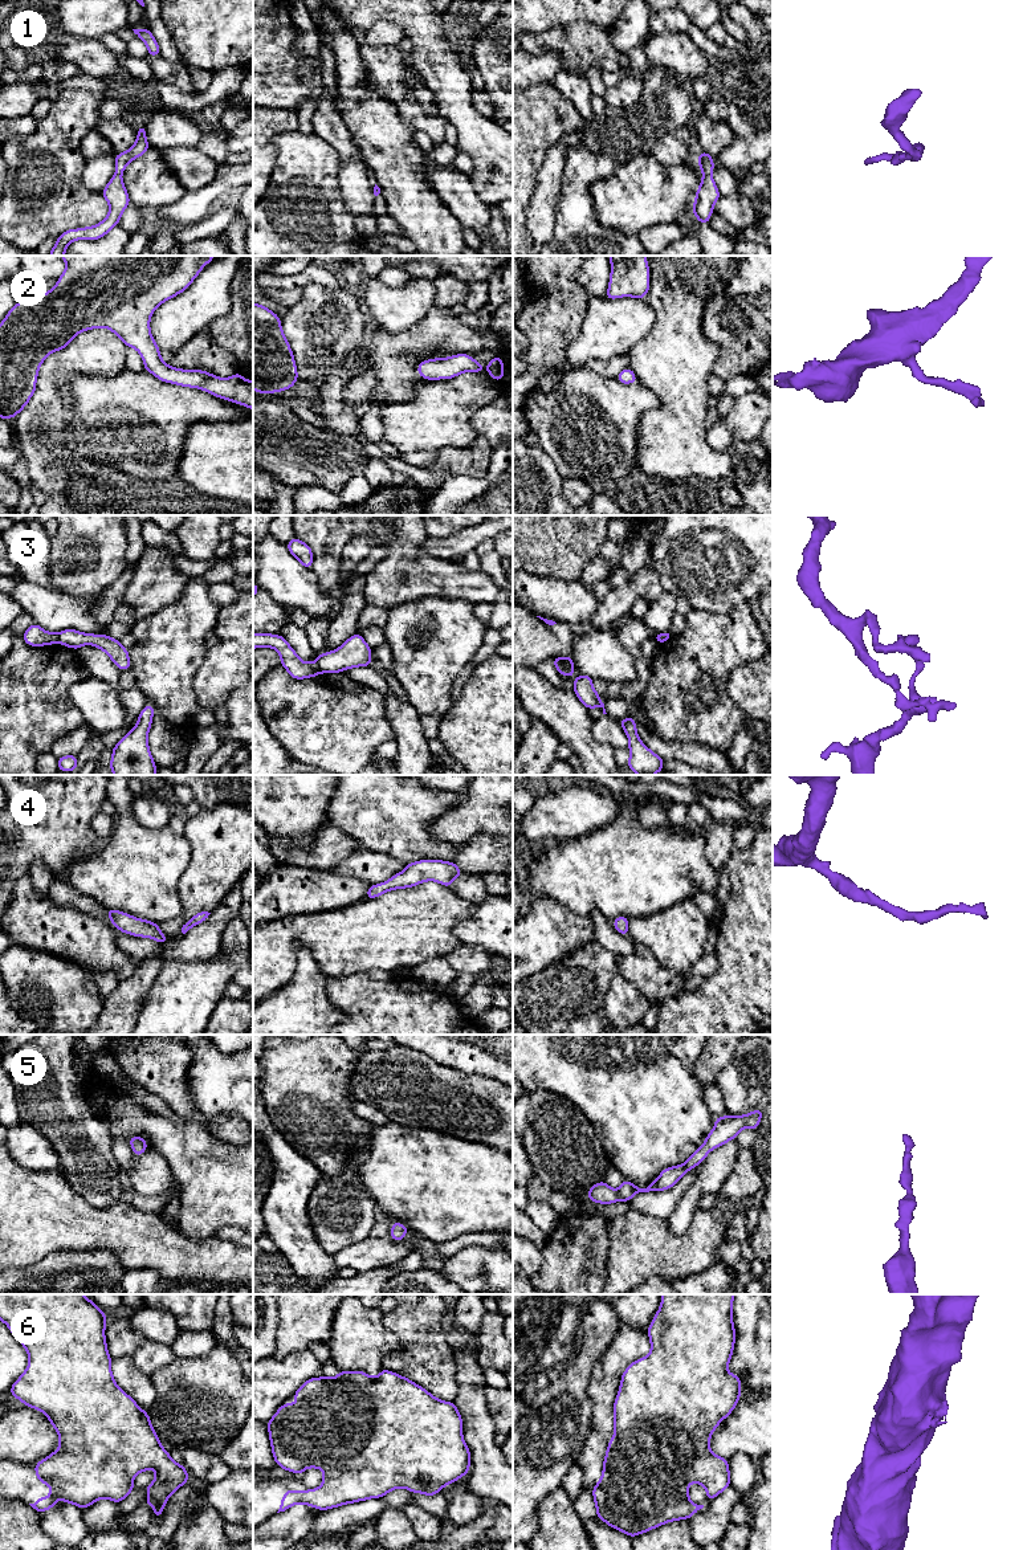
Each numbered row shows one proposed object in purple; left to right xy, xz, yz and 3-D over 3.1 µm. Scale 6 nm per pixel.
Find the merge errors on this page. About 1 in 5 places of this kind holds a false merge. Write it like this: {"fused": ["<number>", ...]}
{"fused": ["3"]}

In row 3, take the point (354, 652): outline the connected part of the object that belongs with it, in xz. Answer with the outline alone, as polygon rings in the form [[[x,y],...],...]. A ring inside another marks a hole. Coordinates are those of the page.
[[[359,633],[352,635],[338,649],[317,656],[319,673],[338,673],[350,668],[370,666],[372,649]]]

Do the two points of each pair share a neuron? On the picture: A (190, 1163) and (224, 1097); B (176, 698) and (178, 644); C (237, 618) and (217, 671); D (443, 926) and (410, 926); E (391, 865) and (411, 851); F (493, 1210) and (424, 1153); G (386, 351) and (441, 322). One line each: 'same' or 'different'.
A: same
B: same
C: same
D: same
E: different
F: same
G: same

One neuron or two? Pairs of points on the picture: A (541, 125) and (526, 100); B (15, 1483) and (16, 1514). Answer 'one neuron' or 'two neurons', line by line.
A: one neuron
B: two neurons

